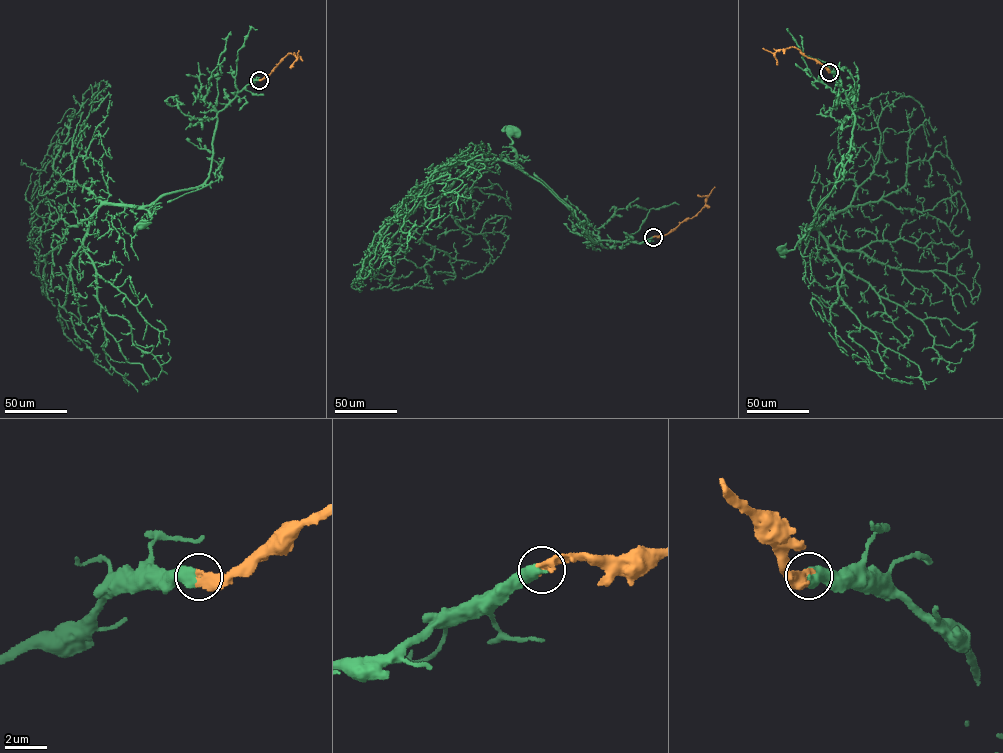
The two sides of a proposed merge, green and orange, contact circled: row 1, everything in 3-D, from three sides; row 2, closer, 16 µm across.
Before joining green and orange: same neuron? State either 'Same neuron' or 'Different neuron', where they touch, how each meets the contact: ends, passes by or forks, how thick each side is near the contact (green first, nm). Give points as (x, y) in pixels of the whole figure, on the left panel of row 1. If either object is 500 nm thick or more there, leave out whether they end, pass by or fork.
Same neuron. Place: (259, 80). Thickness 650 nm (green) against 440 nm

